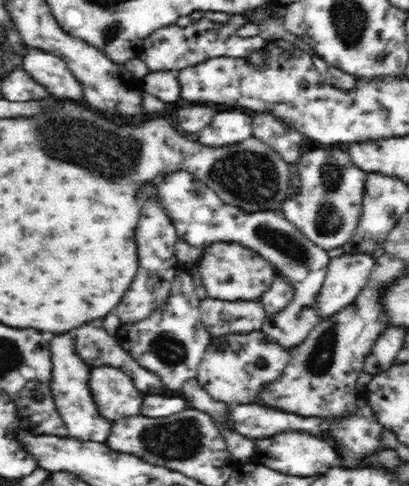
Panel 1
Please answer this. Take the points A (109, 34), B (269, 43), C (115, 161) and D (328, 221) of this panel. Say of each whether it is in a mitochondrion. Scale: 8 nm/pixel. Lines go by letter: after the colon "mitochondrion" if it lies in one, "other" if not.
A: mitochondrion
B: other
C: mitochondrion
D: mitochondrion

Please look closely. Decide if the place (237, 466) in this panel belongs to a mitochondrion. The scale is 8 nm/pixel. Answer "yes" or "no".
no

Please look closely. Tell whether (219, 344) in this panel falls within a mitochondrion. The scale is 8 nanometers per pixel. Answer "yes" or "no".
no

